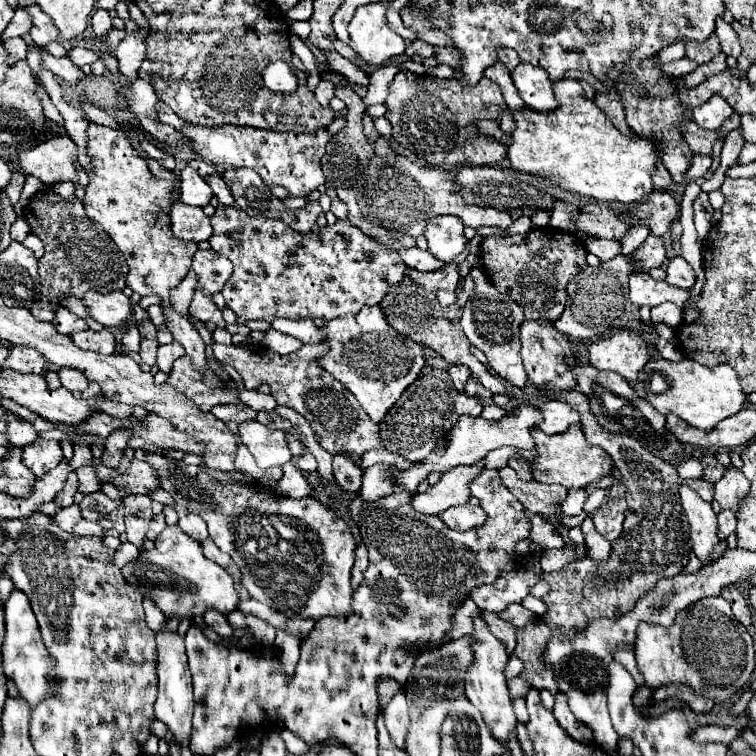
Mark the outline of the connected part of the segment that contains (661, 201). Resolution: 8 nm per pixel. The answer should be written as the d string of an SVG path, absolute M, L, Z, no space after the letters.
M654 191L654 195L650 193L638 205L640 207L634 205L629 209L630 215L644 221L648 225L650 233L654 233L658 237L666 235L672 221L678 217L678 205L676 205L674 197L670 197L666 191Z

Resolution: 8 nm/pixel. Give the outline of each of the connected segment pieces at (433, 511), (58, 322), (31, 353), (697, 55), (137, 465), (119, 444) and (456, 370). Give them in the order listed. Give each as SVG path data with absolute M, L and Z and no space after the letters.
M478 461L478 465L458 465L452 471L444 473L442 479L428 487L426 493L416 493L412 497L412 505L416 511L426 515L440 515L442 511L468 503L470 495L470 483L480 475L480 471L486 469L484 461Z
M60 307L56 311L56 317L54 317L52 323L54 323L56 331L62 331L62 335L72 335L76 331L86 331L88 329L84 319L80 319L78 315L70 313L66 307Z
M12 345L10 357L6 359L4 367L16 369L20 373L44 373L44 365L46 365L46 359L42 359L42 355L38 355L36 349Z
M710 35L704 43L686 43L686 57L696 63L708 63L720 53L720 43L716 35Z
M132 459L126 473L116 475L111 484L124 493L148 493L158 489L154 469L146 461L138 461L138 459Z
M116 429L108 439L106 439L106 449L102 455L102 463L110 469L118 469L120 459L124 455L124 449L128 447L130 437L136 433L136 429Z
M452 365L448 373L450 373L450 379L454 381L456 389L458 389L458 391L464 391L466 381L470 379L470 369L468 369L466 365Z

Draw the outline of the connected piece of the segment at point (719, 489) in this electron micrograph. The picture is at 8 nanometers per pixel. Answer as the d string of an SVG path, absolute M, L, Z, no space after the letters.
M730 467L730 471L726 471L726 475L720 481L716 481L714 487L716 487L714 499L720 503L720 507L730 509L734 513L738 513L742 499L750 493L748 479L742 475L742 471L734 467Z

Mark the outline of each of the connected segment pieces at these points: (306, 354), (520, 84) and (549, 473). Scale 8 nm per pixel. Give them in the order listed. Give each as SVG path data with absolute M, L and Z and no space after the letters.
M214 343L212 351L220 363L228 363L238 369L238 373L244 379L246 389L256 389L260 383L268 383L272 387L272 397L278 401L278 405L286 405L310 421L318 443L328 453L332 453L332 455L336 455L336 453L362 455L370 449L384 447L382 439L380 439L378 423L374 423L364 413L364 409L360 407L360 403L356 401L356 397L350 391L348 391L348 399L346 399L346 387L340 381L336 381L318 363L318 359L322 355L326 355L326 351L330 351L330 347L326 347L326 343L304 345L298 353L290 353L290 355L274 353L268 347L256 345L256 343L250 343L250 347L244 347L244 345L228 347L228 345Z
M520 63L514 69L512 79L522 101L528 107L536 111L554 111L558 107L552 93L552 81L546 71L542 71L542 67L534 67L532 63Z
M574 425L566 433L558 433L558 435L546 435L538 427L534 427L532 437L536 441L536 451L540 453L540 457L534 459L532 475L540 483L546 483L546 485L556 483L566 489L584 489L586 485L590 485L614 471L614 461L610 459L610 455L606 455L606 451L602 451L602 447L586 441L582 425Z

